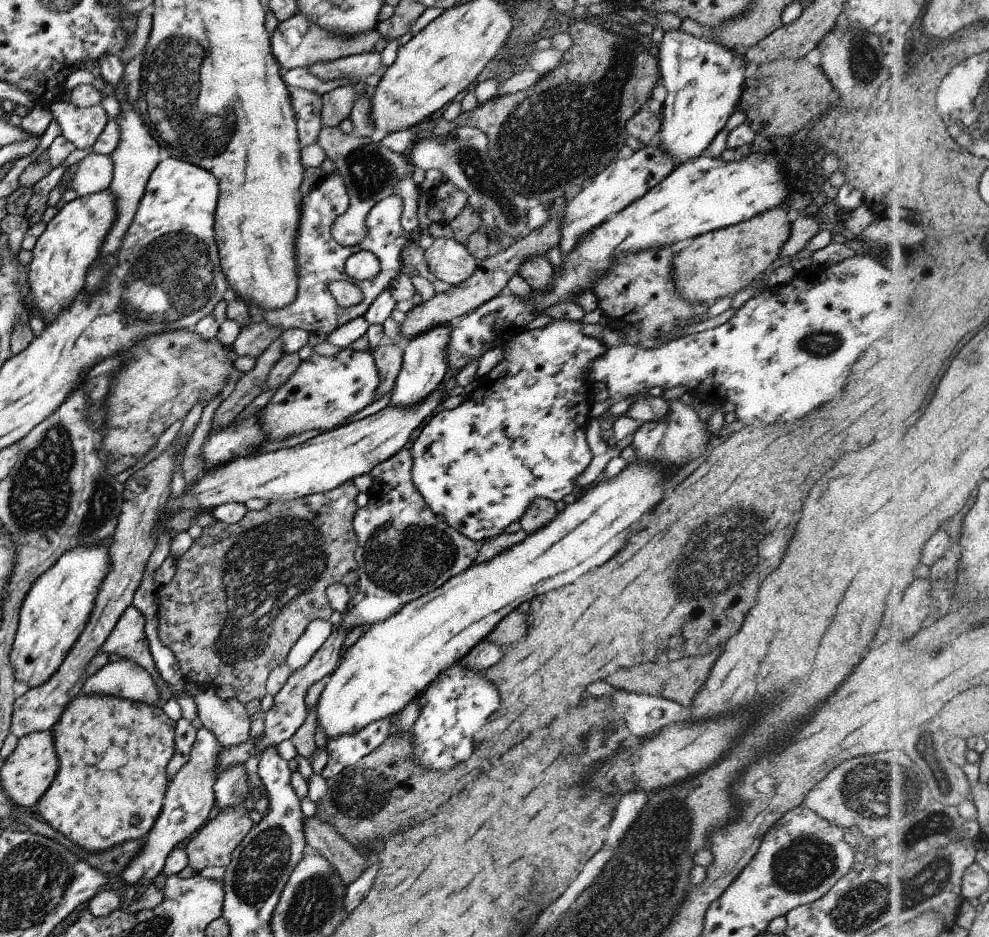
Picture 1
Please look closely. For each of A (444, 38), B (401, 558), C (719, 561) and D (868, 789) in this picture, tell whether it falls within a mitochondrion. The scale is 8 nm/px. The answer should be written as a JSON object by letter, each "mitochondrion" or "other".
{"A":"other","B":"mitochondrion","C":"mitochondrion","D":"mitochondrion"}

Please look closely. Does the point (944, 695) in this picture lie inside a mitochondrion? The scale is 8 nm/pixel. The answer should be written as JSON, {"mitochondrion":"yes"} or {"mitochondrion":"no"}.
{"mitochondrion":"no"}

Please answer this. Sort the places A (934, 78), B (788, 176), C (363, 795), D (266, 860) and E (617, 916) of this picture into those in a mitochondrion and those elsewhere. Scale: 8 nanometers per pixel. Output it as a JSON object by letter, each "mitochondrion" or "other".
{"A":"other","B":"other","C":"mitochondrion","D":"mitochondrion","E":"mitochondrion"}

